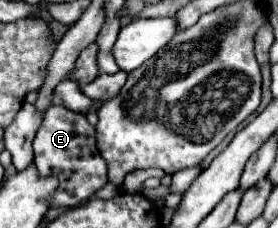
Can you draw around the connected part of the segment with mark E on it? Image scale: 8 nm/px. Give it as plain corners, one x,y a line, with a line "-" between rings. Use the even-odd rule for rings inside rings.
49,108
45,120
35,136
35,166
41,176
57,176
59,188
49,196
49,208
73,208
95,196
107,184
107,164
95,146
95,128
83,114
69,112
67,108

